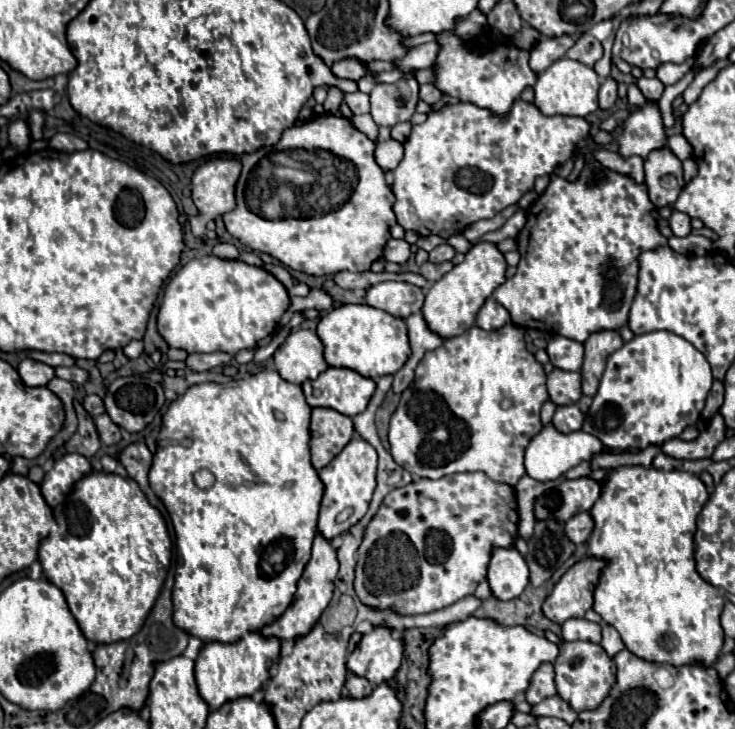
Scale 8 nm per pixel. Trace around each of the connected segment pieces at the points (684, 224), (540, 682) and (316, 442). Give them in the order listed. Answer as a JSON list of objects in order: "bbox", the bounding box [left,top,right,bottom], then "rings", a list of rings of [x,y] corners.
[{"bbox":[669,211,692,237],"rings":[[[673,211],[673,215],[669,217],[669,225],[671,225],[671,229],[673,229],[673,233],[677,237],[685,237],[685,235],[689,235],[692,231],[689,215],[679,213],[679,211]]]},{"bbox":[525,663,557,705],"rings":[[[543,663],[539,667],[539,671],[535,671],[535,675],[531,677],[531,683],[529,683],[527,691],[525,691],[525,697],[527,697],[527,701],[531,705],[541,703],[545,697],[557,695],[553,677],[555,677],[555,671],[553,671],[553,665],[551,663]]]},{"bbox":[311,407,351,471],"rings":[[[315,407],[311,411],[311,463],[319,471],[351,441],[351,417],[335,411]]]}]

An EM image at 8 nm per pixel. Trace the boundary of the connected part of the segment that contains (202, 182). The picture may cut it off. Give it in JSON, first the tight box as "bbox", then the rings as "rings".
{"bbox":[191,157,241,219],"rings":[[[212,157],[191,179],[191,199],[201,219],[215,219],[235,209],[235,183],[241,173],[237,159]]]}

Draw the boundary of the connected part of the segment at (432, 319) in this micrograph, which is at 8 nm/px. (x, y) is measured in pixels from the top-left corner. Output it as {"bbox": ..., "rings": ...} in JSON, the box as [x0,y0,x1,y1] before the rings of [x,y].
{"bbox":[423,243,505,339],"rings":[[[495,243],[473,245],[473,249],[465,255],[465,261],[445,273],[425,295],[423,319],[427,327],[431,327],[431,331],[435,331],[443,339],[451,339],[467,331],[475,323],[475,315],[485,299],[505,281],[505,267],[505,257]]]}

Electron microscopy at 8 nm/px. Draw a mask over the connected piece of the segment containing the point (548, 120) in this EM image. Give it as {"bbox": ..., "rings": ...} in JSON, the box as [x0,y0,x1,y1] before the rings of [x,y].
{"bbox":[391,99,591,237],"rings":[[[517,99],[507,113],[505,119],[491,115],[491,111],[483,107],[475,107],[473,103],[453,103],[445,105],[439,111],[431,111],[427,121],[421,125],[413,125],[411,135],[405,141],[405,155],[397,169],[393,171],[395,181],[391,185],[397,201],[395,215],[397,223],[403,229],[413,229],[419,235],[441,235],[451,237],[463,233],[463,229],[475,221],[495,217],[509,205],[515,205],[523,193],[533,189],[535,177],[539,175],[537,167],[541,167],[541,175],[553,173],[553,169],[565,163],[575,145],[587,137],[591,123],[585,117],[545,117],[533,103],[525,103]]]}

